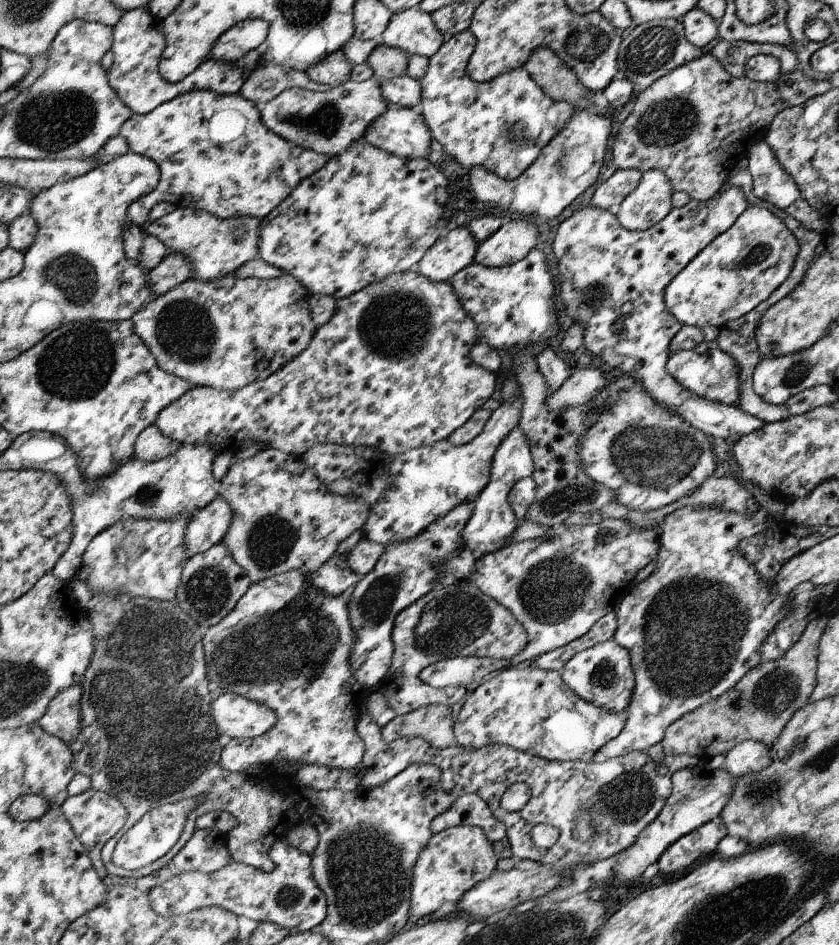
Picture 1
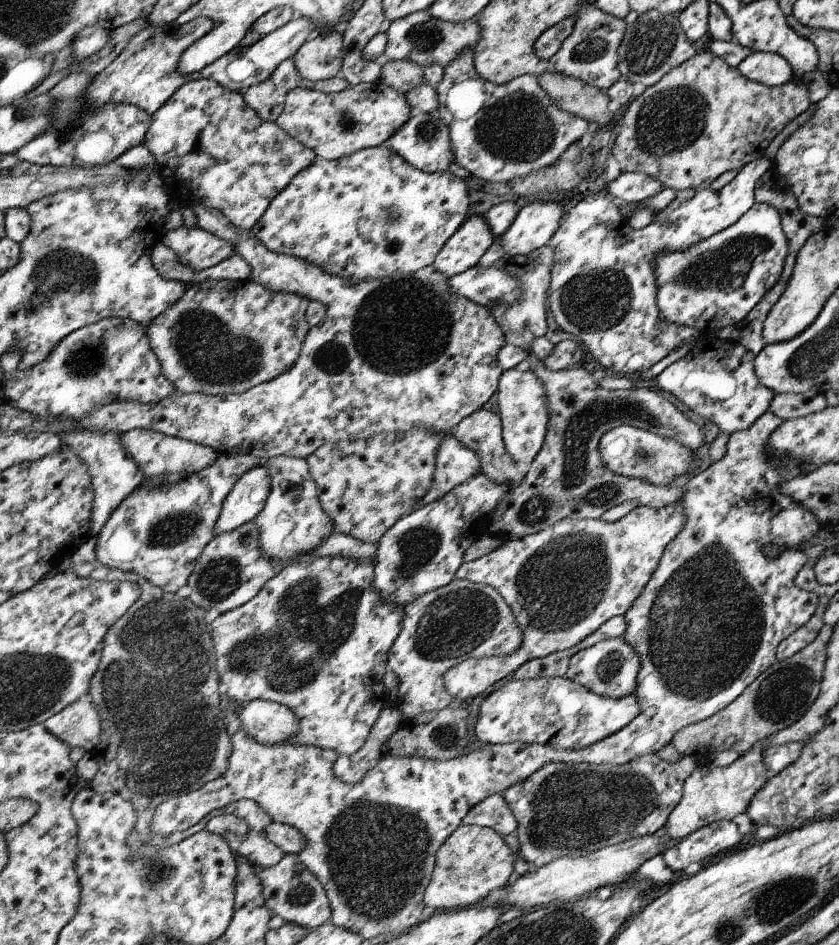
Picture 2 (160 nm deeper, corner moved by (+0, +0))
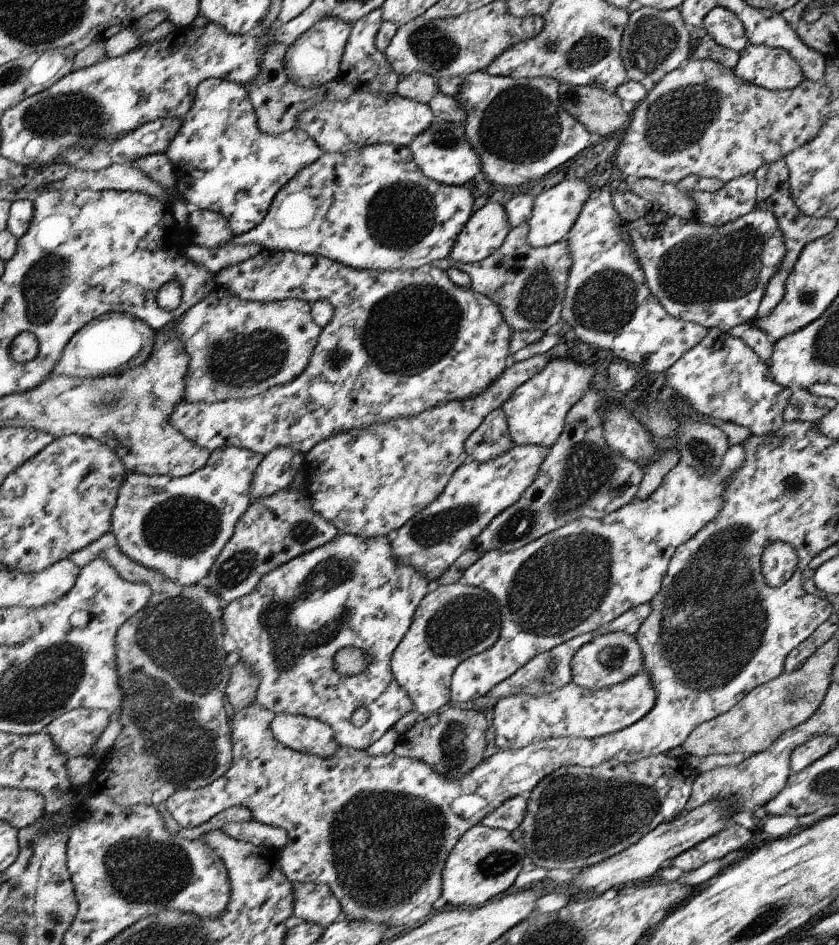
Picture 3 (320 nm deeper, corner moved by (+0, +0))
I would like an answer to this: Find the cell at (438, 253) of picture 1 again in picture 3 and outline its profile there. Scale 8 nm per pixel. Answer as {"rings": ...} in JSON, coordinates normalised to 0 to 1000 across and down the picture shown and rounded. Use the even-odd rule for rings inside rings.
{"rings":[[[598,215],[578,216],[565,224],[534,274],[547,278],[577,275],[596,262],[609,243],[602,218]]]}

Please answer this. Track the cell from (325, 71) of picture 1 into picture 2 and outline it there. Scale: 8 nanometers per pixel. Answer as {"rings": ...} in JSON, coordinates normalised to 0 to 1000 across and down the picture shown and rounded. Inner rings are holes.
{"rings":[[[393,33],[385,37],[377,35],[353,54],[348,63],[350,65],[355,78],[368,86],[385,86],[395,84],[404,78],[410,56],[410,38],[406,34]]]}

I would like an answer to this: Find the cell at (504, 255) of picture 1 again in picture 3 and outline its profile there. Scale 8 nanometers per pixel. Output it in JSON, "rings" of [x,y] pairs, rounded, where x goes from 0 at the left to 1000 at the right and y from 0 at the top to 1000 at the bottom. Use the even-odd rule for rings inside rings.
{"rings":[[[687,188],[687,190],[672,190],[660,199],[639,207],[635,225],[628,235],[632,241],[629,254],[635,262],[650,261],[675,253],[692,229],[700,213],[703,212],[704,203],[706,198],[698,195],[698,190]]]}

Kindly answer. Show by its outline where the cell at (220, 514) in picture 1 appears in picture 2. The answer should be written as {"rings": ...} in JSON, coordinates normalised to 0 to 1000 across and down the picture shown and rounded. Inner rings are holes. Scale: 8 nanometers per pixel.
{"rings":[[[312,488],[300,498],[292,499],[271,525],[255,567],[274,563],[303,549],[316,538],[322,523],[323,504]]]}

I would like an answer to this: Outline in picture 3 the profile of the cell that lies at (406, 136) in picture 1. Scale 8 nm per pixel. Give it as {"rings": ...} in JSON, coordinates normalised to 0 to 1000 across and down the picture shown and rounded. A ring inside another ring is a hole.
{"rings":[[[520,125],[511,137],[499,142],[486,157],[509,187],[534,197],[551,198],[565,194],[567,184],[576,180],[576,171],[557,145],[554,131],[549,129]]]}

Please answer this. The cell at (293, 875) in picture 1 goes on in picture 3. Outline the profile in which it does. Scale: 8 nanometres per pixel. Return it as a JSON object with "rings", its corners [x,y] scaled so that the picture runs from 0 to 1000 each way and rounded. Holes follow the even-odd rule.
{"rings":[[[350,934],[350,968],[365,976],[393,981],[408,970],[408,954],[389,934]]]}

